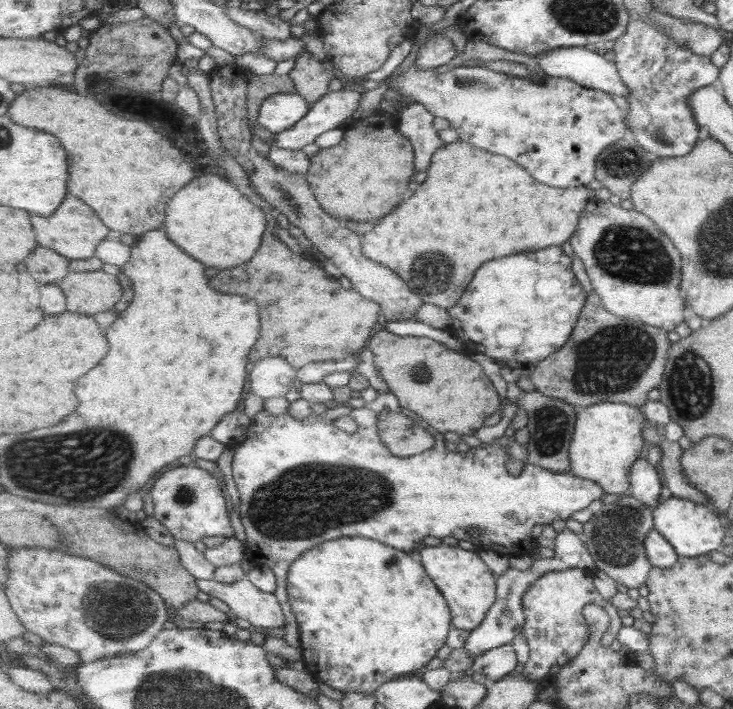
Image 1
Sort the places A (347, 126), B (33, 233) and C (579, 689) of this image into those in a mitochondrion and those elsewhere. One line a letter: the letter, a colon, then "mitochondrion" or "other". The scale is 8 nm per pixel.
A: other
B: other
C: other

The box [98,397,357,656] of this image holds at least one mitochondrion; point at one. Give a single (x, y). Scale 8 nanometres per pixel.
(186, 499)

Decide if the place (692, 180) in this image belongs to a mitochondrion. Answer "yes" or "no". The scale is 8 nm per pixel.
no

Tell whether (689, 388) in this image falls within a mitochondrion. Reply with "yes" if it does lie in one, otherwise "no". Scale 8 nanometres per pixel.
yes

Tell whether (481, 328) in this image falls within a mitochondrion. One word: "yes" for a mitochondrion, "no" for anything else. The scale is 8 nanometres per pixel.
no

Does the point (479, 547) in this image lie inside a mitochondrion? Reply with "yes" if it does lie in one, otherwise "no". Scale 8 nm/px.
no

